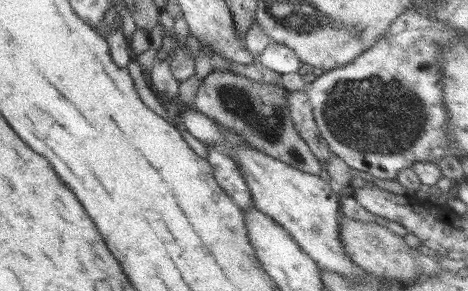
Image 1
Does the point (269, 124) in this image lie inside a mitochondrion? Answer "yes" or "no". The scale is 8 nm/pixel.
yes

